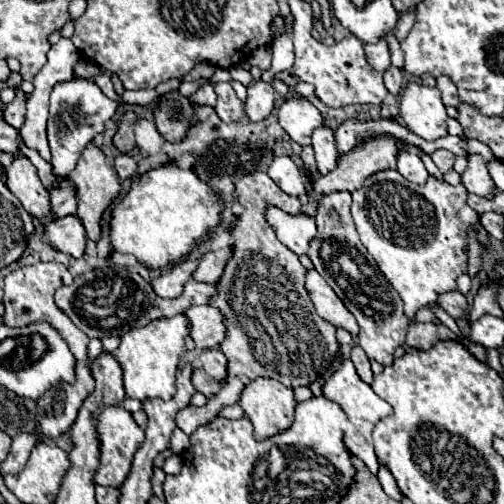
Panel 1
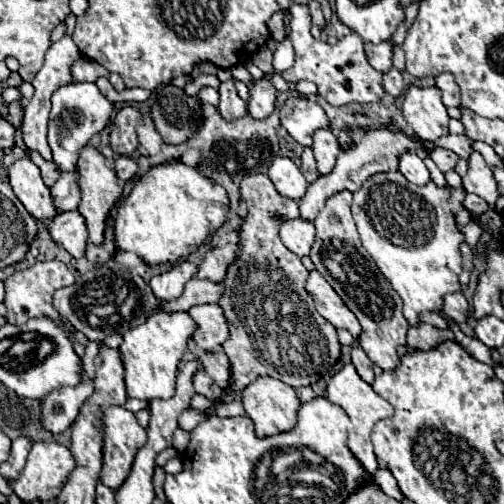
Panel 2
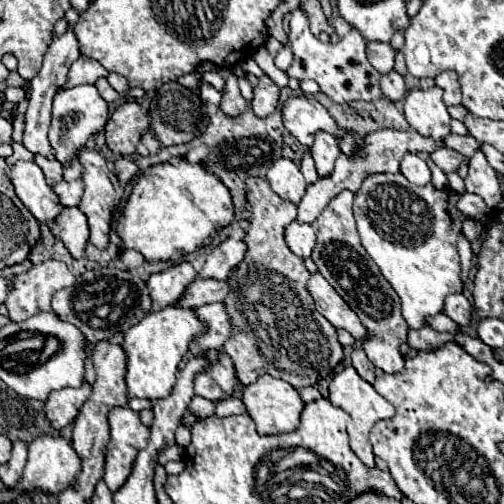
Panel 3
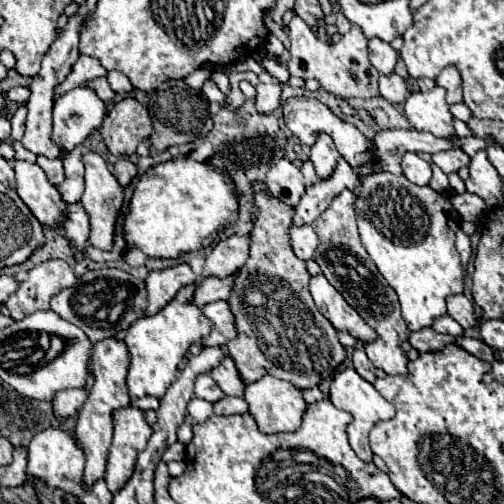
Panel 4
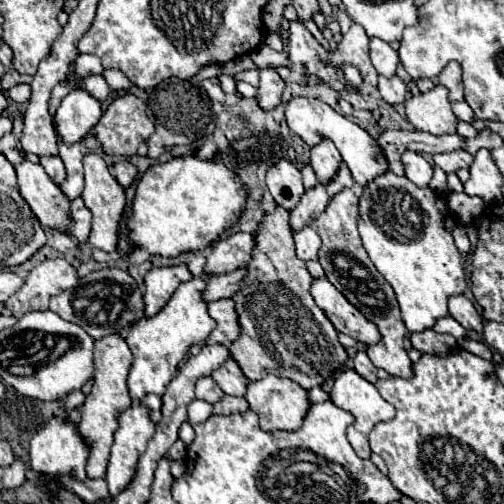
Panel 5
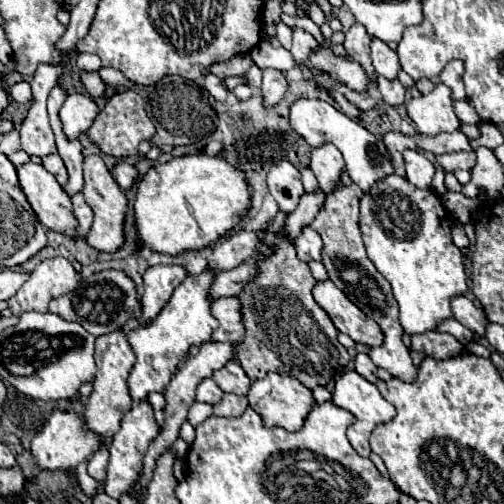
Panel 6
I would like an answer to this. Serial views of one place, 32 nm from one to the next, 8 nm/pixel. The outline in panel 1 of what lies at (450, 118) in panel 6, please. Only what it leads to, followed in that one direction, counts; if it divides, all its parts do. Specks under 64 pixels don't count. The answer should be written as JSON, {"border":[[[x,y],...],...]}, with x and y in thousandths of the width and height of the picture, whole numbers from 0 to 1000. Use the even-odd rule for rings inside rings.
{"border":[[[813,163],[798,179],[794,226],[806,250],[841,278],[869,278],[885,270],[885,214],[873,198],[869,175],[849,175]]]}

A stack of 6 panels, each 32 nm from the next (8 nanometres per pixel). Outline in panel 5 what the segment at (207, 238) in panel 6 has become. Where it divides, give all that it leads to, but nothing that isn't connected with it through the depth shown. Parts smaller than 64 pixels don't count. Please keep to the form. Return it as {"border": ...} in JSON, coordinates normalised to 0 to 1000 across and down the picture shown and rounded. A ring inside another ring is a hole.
{"border":[[[357,310],[357,313],[341,313],[337,321],[325,321],[325,325],[310,325],[310,329],[298,329],[290,337],[290,345],[278,353],[274,369],[270,369],[270,389],[266,389],[266,405],[262,405],[262,429],[258,429],[258,440],[254,440],[254,452],[262,456],[258,472],[266,480],[266,488],[274,492],[286,492],[294,496],[298,504],[317,504],[317,508],[353,508],[361,500],[377,500],[377,496],[405,496],[413,484],[429,480],[452,452],[460,452],[472,433],[480,429],[484,413],[488,413],[488,393],[492,393],[492,381],[484,377],[484,365],[476,361],[472,345],[460,341],[456,333],[448,333],[437,317],[421,313],[421,317],[401,317],[401,313],[389,313],[389,310]]]}

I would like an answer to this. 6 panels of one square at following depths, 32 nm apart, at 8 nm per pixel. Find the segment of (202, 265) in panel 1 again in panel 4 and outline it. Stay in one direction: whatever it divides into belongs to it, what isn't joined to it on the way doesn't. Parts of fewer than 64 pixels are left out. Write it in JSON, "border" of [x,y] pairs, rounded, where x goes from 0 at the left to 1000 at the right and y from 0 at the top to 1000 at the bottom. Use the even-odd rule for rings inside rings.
{"border":[[[456,468],[437,476],[409,512],[401,548],[456,548],[476,536],[496,504],[496,468]]]}

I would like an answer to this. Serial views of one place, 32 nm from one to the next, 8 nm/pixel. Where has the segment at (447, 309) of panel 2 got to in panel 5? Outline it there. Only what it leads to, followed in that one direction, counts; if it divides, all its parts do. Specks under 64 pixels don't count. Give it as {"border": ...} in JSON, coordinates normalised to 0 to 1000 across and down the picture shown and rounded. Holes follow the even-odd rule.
{"border":[[[917,583],[913,587],[897,587],[889,595],[889,611],[893,611],[893,627],[901,635],[909,635],[921,651],[956,659],[960,631],[956,631],[956,623],[944,615],[944,607],[925,587],[917,587]]]}

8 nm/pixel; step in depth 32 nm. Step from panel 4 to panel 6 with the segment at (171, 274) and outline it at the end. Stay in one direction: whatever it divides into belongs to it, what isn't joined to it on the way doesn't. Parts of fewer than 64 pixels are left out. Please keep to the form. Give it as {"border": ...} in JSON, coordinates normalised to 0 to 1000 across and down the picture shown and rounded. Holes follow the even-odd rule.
{"border":[[[298,528],[286,540],[286,583],[282,599],[282,639],[298,639],[313,627],[325,603],[337,595],[345,571],[365,556],[369,532],[361,528]]]}

